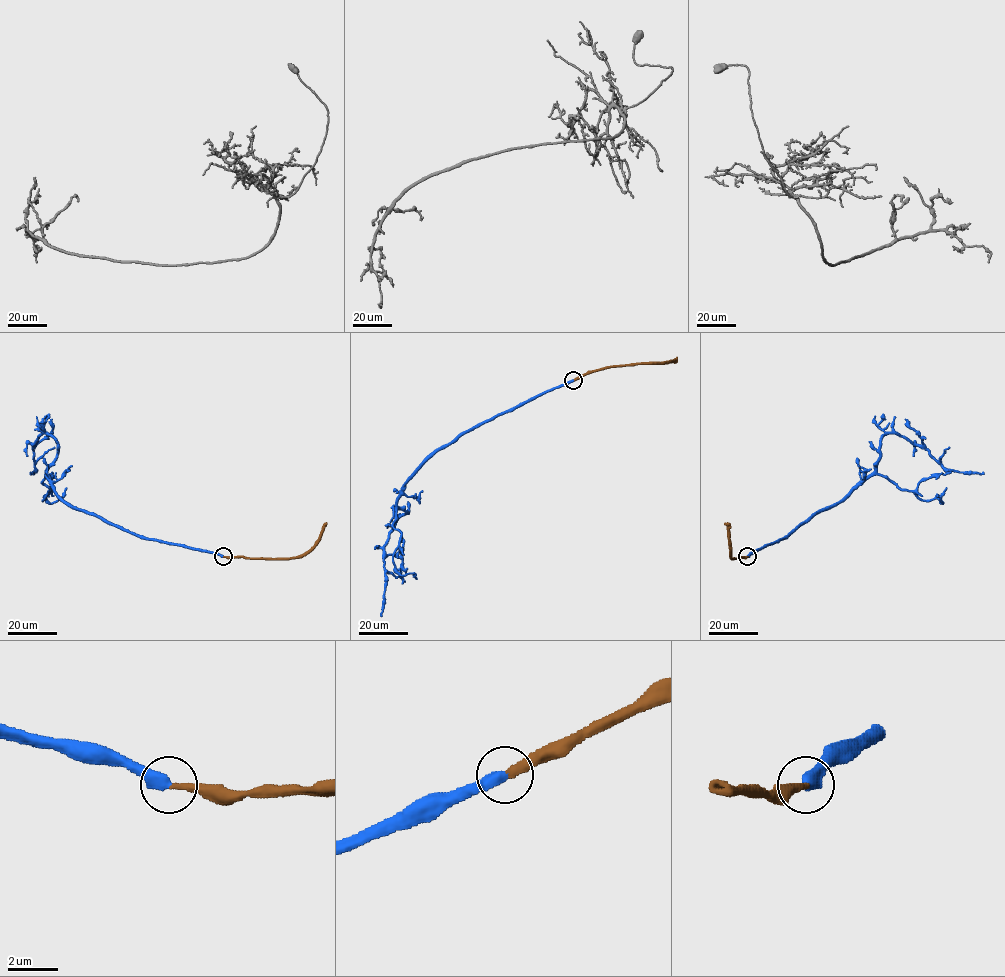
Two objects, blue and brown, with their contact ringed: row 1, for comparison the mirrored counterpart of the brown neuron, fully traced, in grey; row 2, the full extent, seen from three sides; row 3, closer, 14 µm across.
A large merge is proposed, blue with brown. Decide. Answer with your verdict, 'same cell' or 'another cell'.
same cell

